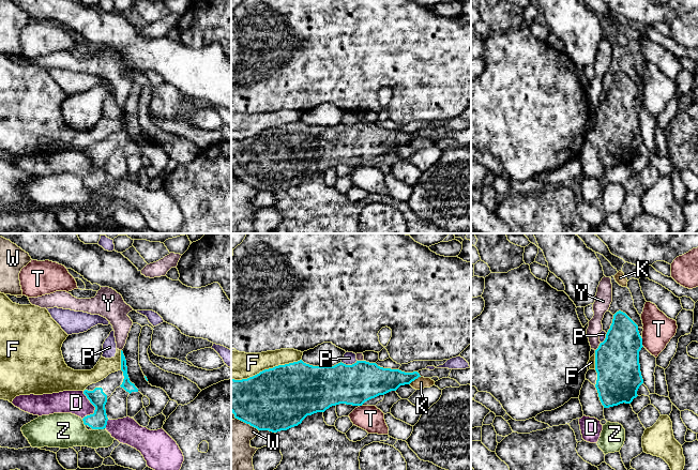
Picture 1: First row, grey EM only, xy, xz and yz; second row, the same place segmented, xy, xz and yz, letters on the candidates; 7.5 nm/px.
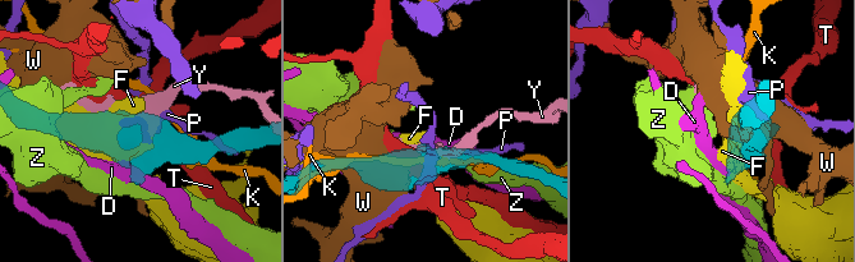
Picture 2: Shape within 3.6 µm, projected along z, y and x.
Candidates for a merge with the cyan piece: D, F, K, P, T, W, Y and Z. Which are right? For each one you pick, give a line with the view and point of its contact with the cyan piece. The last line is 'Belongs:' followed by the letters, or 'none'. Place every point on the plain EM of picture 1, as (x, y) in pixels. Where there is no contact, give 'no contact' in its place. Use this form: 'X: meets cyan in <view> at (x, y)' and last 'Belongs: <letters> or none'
Belongs: none

